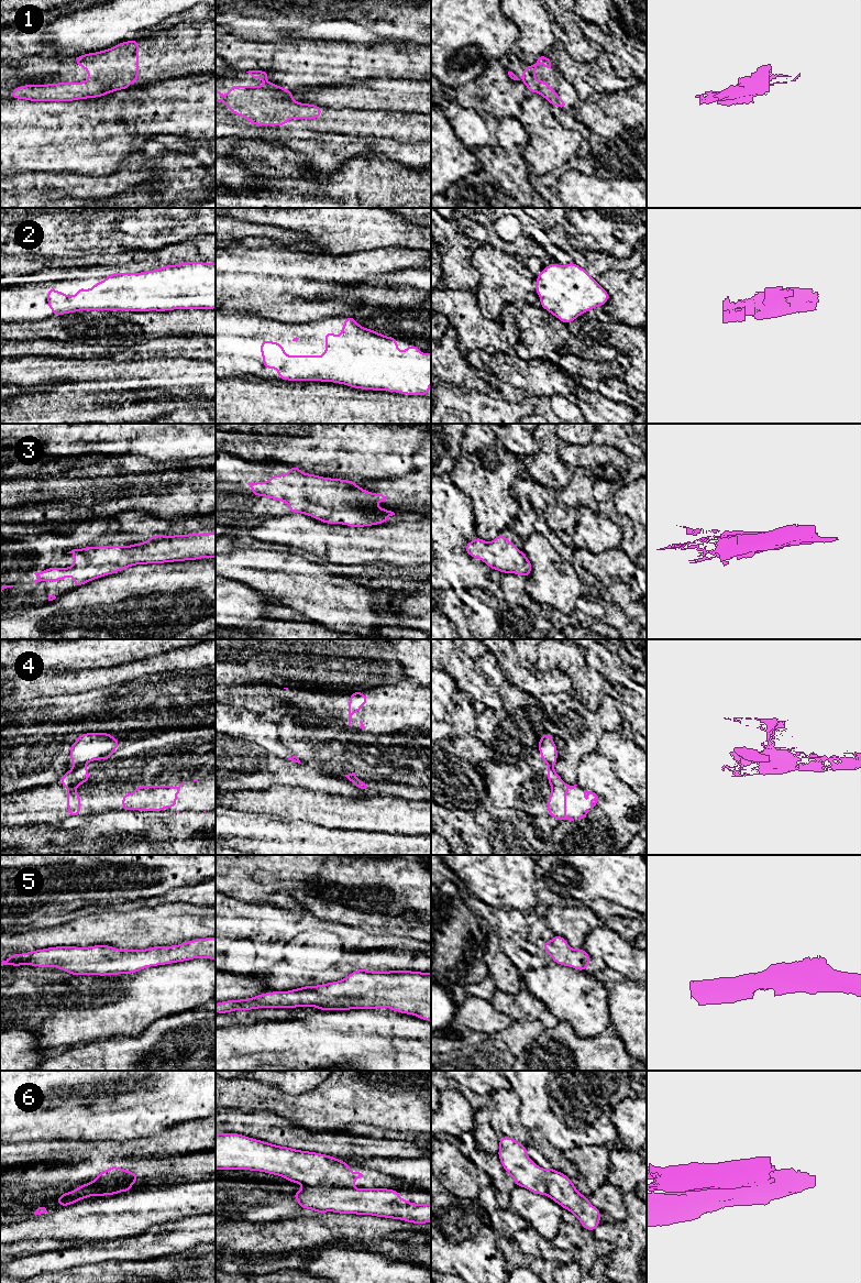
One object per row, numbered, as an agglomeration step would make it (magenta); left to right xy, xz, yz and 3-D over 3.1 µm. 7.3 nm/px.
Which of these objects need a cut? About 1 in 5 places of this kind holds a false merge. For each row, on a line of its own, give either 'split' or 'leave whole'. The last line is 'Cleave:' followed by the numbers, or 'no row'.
1: leave whole
2: leave whole
3: leave whole
4: split
5: leave whole
6: split
Cleave: 4, 6

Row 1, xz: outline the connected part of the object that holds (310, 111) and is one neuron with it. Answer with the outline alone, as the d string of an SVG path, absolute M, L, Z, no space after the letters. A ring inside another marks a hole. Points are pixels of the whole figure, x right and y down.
M249 70L253 78L260 78L264 86L232 86L223 97L216 89L216 101L223 101L233 114L246 118L255 125L283 127L295 119L320 119L322 107L296 102L292 91L269 83L268 72Z

